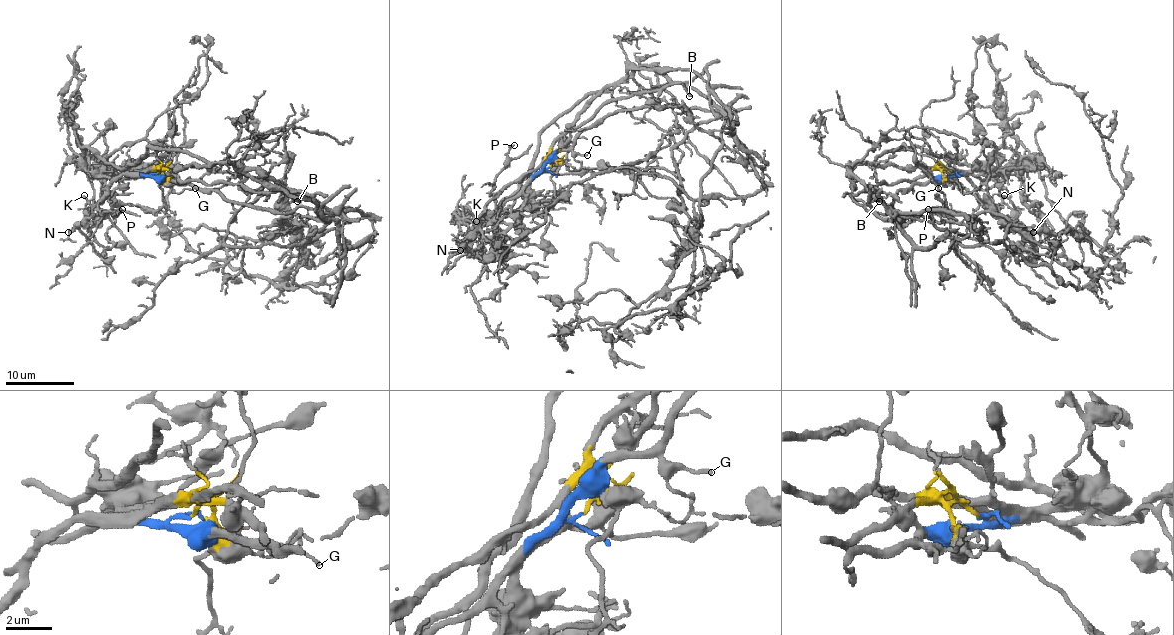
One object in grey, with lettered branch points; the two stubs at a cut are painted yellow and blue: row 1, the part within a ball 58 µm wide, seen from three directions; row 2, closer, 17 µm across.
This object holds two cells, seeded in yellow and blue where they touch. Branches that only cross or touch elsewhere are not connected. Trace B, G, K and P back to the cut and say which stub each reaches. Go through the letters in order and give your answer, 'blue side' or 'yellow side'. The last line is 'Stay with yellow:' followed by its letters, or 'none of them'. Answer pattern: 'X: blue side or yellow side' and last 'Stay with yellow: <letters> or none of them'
B: yellow side
G: blue side
K: yellow side
P: yellow side
Stay with yellow: B, K, P

